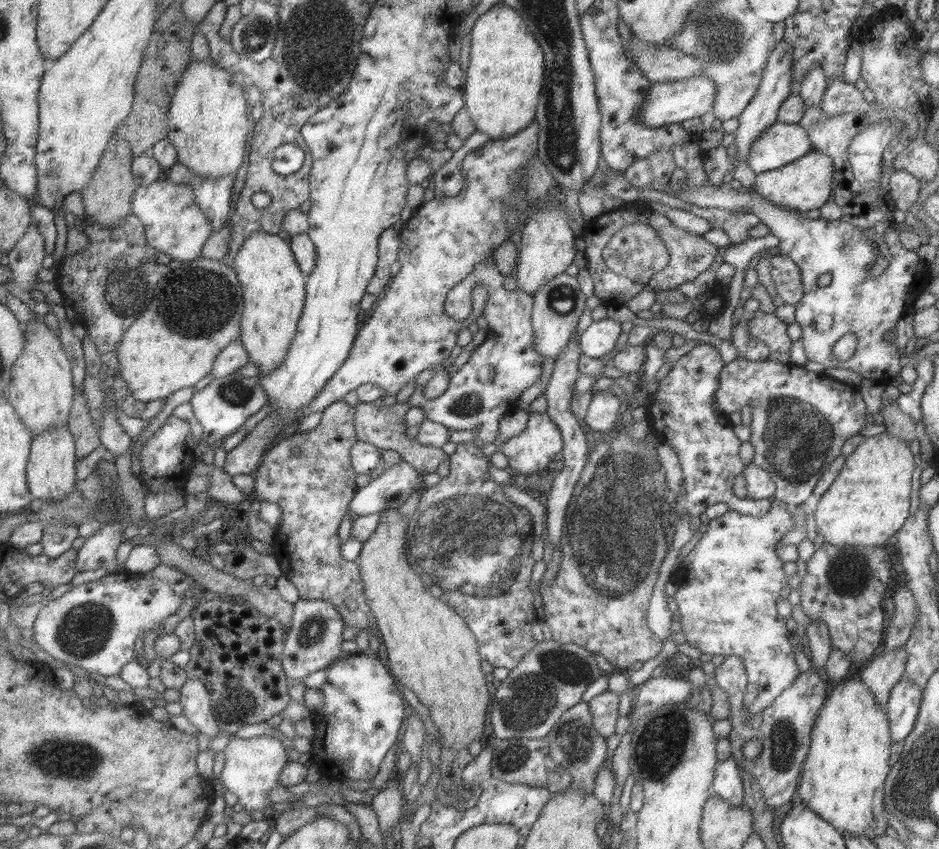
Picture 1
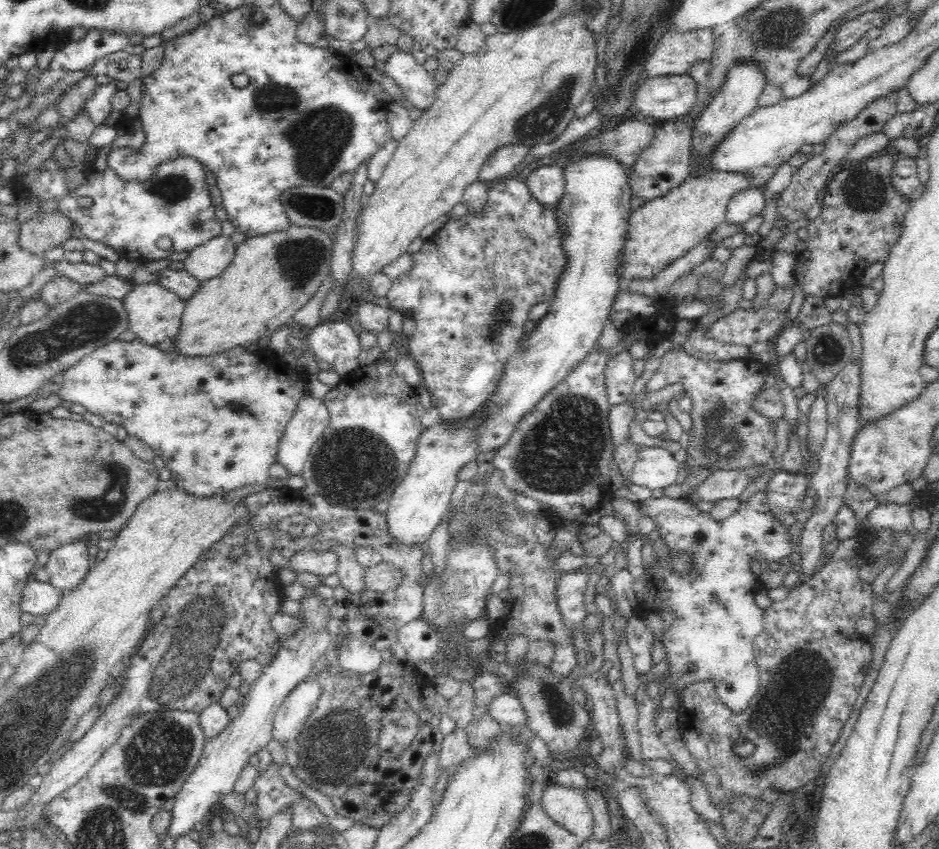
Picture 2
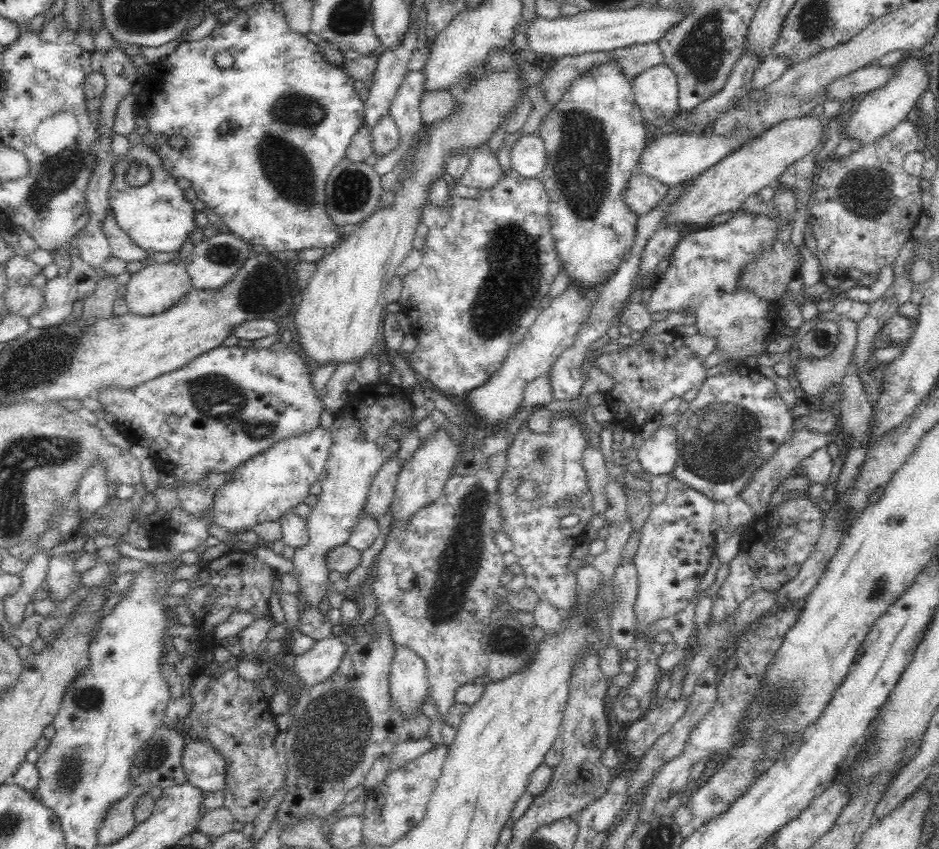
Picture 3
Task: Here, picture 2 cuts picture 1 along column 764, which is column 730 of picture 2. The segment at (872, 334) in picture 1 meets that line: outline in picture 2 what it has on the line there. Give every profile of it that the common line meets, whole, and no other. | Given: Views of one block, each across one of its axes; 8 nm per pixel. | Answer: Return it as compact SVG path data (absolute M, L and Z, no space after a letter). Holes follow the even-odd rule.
M750 187L738 191L727 204L725 222L729 225L743 225L751 218L759 216L764 210L764 197L762 191L756 187Z

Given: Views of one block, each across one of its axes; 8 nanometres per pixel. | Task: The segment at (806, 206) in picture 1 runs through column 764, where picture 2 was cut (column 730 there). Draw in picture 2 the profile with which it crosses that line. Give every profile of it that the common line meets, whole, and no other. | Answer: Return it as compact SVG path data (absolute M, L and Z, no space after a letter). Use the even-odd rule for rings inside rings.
M708 170L696 175L690 174L687 179L677 187L671 188L664 196L649 200L641 207L633 209L628 228L628 240L621 252L621 267L619 276L622 284L630 278L652 278L654 274L668 268L676 258L686 254L700 241L708 237L717 226L725 222L727 204L738 191L754 187L753 180L743 173L728 173L726 171Z

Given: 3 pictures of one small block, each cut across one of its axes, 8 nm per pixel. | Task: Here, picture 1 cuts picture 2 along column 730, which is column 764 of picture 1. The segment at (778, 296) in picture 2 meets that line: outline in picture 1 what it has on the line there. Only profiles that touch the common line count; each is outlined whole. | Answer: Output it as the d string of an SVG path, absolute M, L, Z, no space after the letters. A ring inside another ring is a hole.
M755 311L748 315L746 331L748 335L769 347L770 352L789 354L792 341L785 333L787 324L775 317L774 313Z

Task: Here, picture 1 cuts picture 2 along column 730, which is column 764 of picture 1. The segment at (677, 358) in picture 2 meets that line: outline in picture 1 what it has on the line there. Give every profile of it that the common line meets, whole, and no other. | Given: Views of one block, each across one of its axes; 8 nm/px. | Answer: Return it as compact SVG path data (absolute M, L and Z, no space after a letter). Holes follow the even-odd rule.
M737 356L735 360L731 360L729 364L725 364L718 375L718 386L714 392L714 409L716 412L721 412L723 415L731 414L731 412L739 412L741 406L749 404L751 407L751 422L748 426L750 428L749 442L754 448L754 455L751 459L751 463L755 464L759 468L768 472L770 479L774 482L774 498L778 503L785 504L786 507L796 507L799 504L809 499L811 491L815 486L817 480L821 476L821 473L828 467L828 464L836 457L839 456L841 445L849 436L859 433L860 429L865 426L865 403L861 398L861 393L854 385L842 383L832 377L828 377L823 372L815 374L805 370L802 366L796 366L789 363L771 362L771 360L763 361L749 361L744 360L743 357Z

